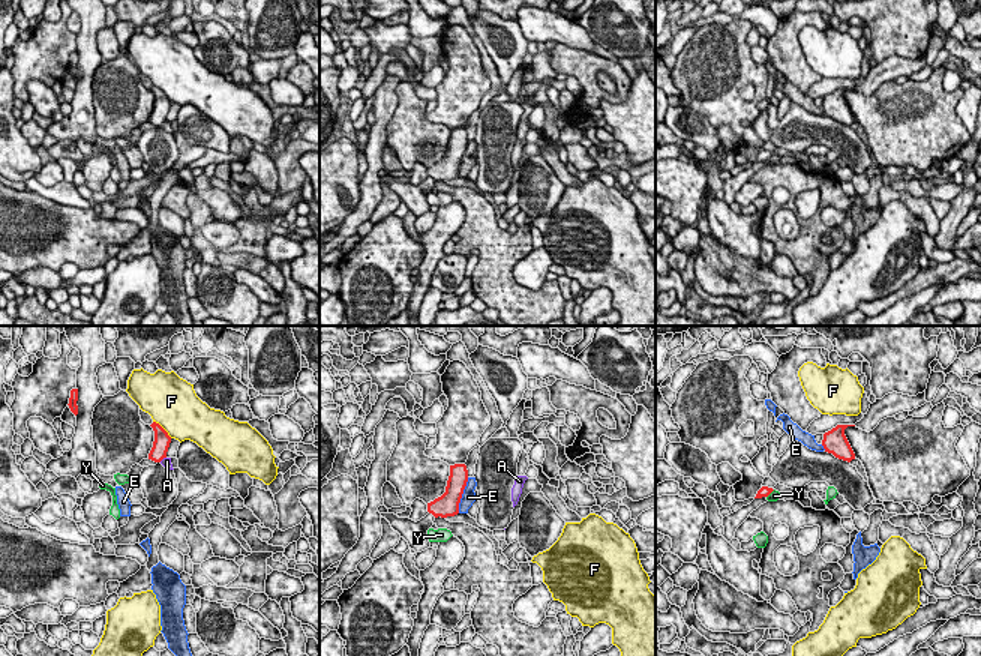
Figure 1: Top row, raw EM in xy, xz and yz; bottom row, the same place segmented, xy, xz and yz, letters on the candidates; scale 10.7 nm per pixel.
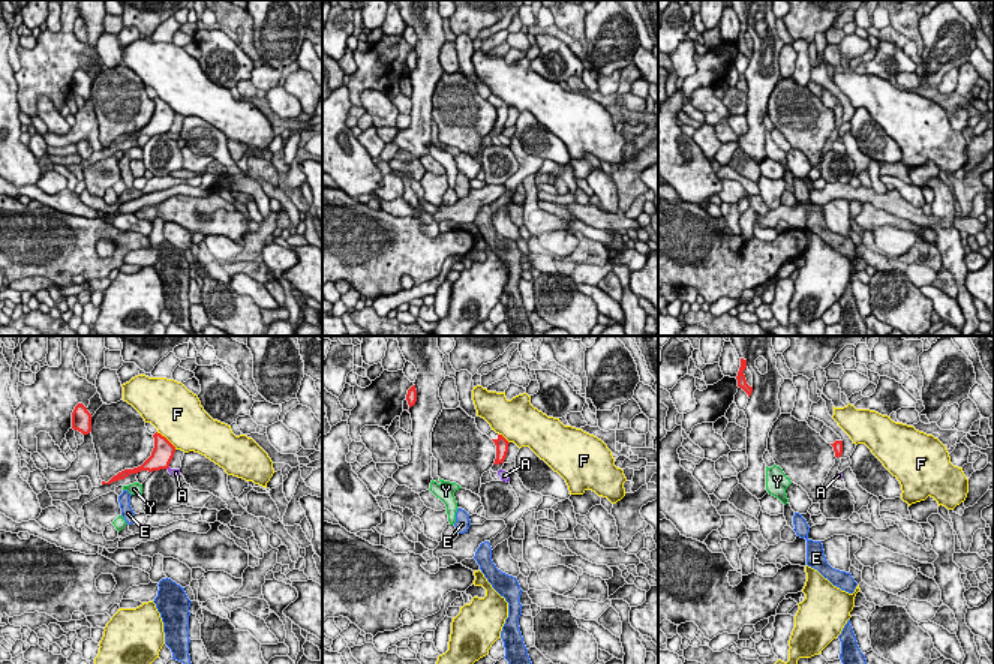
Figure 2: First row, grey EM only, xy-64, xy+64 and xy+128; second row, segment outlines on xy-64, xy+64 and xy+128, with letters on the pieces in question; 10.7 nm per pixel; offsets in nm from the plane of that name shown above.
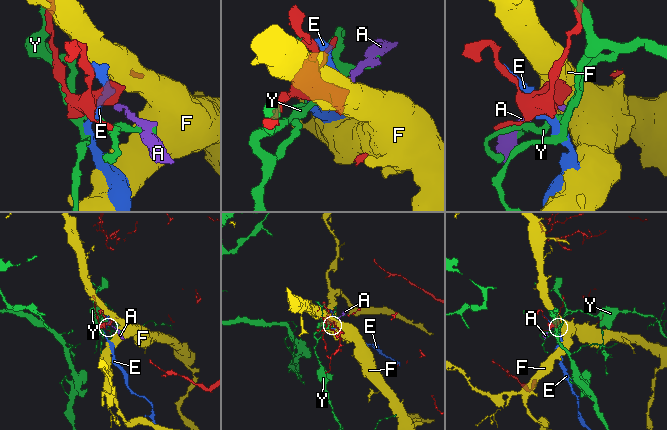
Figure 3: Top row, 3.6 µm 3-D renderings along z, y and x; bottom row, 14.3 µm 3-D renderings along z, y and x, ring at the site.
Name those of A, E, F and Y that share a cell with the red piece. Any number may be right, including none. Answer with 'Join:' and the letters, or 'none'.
Join: none

